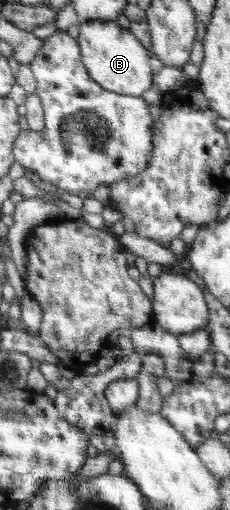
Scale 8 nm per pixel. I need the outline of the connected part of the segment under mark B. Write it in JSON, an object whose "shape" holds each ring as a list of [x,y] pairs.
{"shape":[[[81,21],[80,27],[78,44],[83,66],[95,82],[117,94],[139,97],[153,86],[154,74],[149,67],[151,54],[137,36],[115,21]]]}

